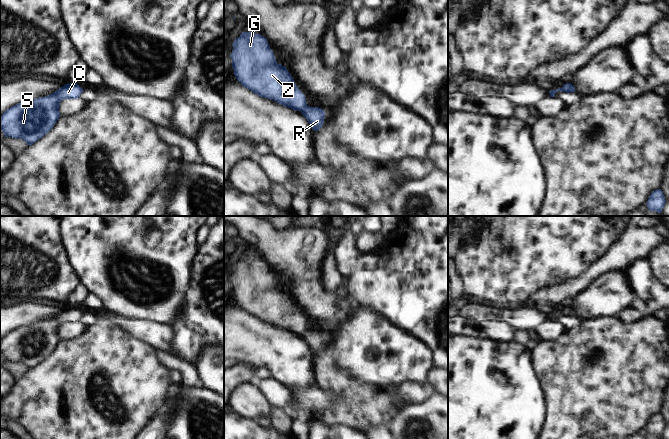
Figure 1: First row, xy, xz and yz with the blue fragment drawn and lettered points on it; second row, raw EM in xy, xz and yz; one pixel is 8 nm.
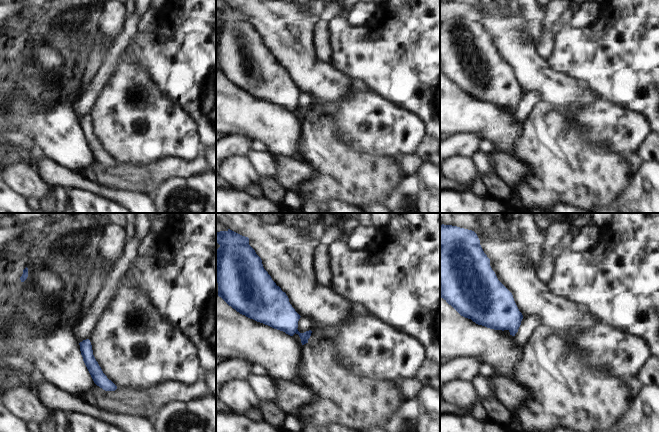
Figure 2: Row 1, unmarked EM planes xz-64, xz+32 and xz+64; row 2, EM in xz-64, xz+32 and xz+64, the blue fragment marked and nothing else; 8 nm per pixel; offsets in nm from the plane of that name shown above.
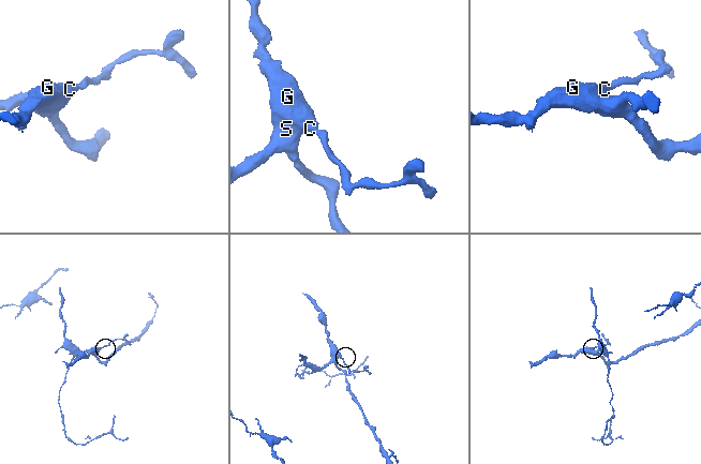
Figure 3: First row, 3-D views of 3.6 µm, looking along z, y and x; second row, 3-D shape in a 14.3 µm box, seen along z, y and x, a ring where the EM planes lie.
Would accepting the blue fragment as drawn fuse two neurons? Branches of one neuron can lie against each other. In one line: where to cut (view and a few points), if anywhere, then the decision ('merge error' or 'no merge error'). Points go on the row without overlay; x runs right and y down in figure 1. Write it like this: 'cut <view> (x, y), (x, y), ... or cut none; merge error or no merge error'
cut none; no merge error

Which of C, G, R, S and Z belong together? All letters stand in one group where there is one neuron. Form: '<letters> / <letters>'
C G R S Z

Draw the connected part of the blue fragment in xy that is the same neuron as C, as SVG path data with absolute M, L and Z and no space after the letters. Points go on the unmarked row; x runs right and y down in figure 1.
M77 307L65 308L54 317L31 325L18 327L0 341L0 352L5 361L22 363L32 369L46 359L60 341L60 326L78 323L83 316Z

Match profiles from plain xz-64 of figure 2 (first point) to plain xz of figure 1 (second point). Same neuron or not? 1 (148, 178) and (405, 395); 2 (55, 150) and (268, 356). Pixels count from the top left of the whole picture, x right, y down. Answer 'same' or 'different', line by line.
1: same
2: same

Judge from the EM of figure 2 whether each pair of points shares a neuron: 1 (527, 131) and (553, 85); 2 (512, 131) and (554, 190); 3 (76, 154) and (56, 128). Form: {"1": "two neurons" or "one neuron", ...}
{"1": "two neurons", "2": "two neurons", "3": "one neuron"}

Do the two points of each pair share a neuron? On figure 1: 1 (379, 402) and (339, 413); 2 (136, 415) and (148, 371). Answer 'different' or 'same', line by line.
1: same
2: same

